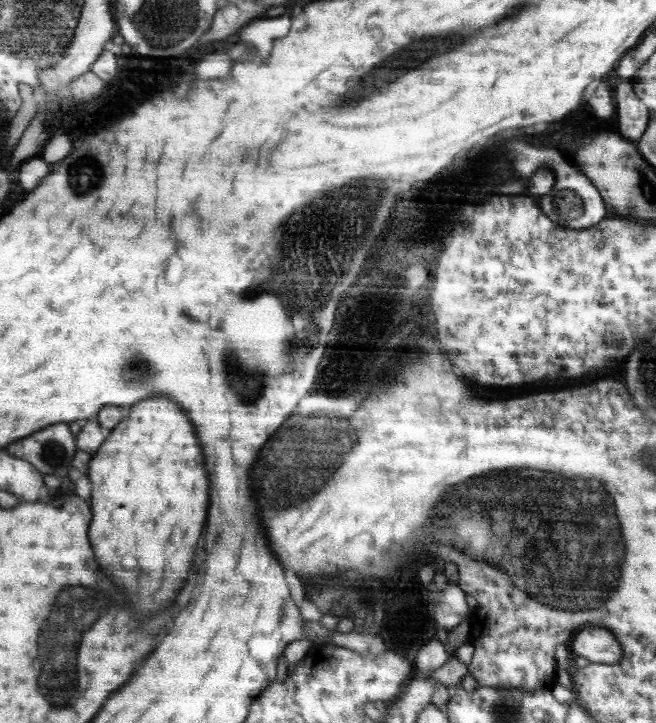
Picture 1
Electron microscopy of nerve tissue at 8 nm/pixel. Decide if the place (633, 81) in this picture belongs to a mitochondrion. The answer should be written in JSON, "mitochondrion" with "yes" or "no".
{"mitochondrion":"no"}

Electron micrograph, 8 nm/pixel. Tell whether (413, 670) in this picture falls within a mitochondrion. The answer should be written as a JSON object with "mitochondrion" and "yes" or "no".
{"mitochondrion":"no"}

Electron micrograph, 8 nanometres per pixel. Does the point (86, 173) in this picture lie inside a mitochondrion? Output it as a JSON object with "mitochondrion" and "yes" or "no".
{"mitochondrion":"yes"}

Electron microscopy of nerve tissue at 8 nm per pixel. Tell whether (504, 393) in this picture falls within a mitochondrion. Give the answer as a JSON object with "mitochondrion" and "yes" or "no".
{"mitochondrion":"no"}

